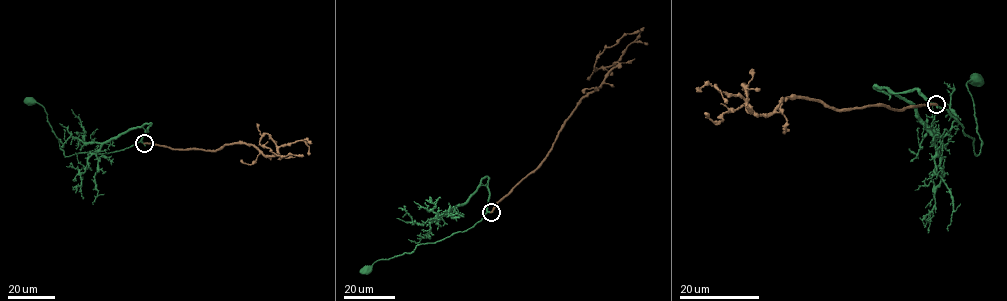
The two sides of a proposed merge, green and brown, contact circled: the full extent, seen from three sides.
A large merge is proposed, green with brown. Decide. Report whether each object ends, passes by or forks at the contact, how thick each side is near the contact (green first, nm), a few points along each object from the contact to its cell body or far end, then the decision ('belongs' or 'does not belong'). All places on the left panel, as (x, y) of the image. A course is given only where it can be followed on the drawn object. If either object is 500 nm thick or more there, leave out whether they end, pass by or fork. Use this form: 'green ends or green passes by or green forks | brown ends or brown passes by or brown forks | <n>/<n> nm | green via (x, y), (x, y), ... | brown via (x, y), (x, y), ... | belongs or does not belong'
green ends | brown ends | 360/400 nm | green via (143, 143), (113, 152), (76, 153), (65, 156), (44, 108), (31, 100) | brown via (144, 143), (213, 150), (241, 141), (265, 155), (279, 156), (266, 134), (260, 145), (278, 155), (303, 156) | does not belong

